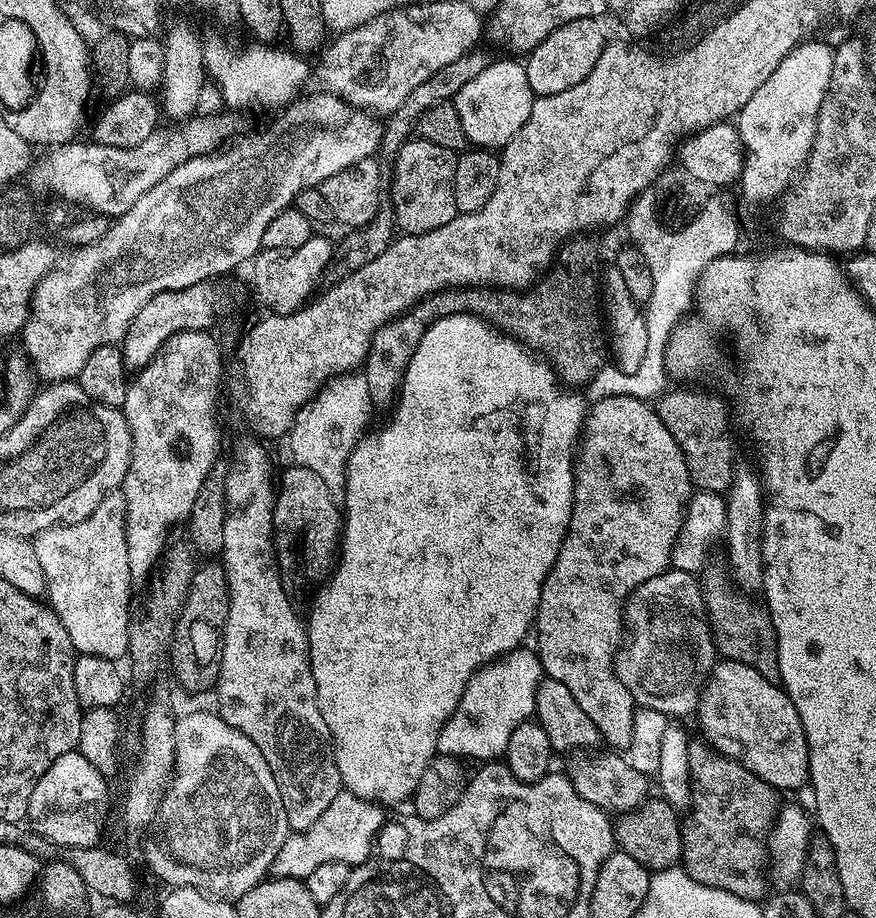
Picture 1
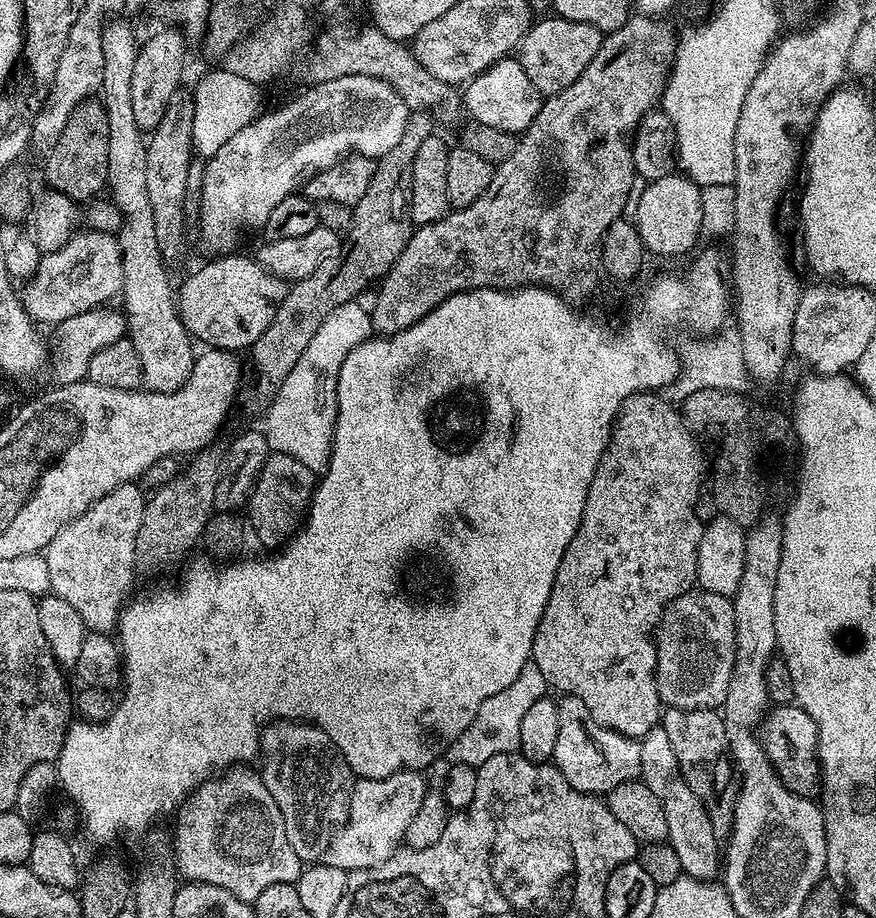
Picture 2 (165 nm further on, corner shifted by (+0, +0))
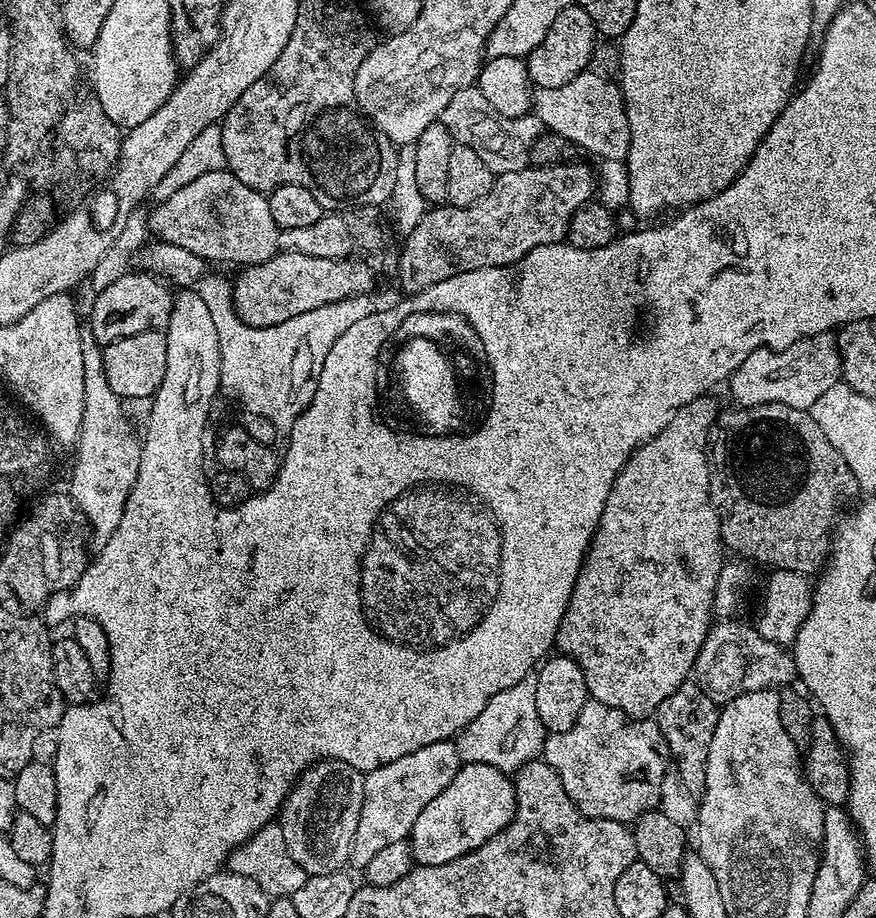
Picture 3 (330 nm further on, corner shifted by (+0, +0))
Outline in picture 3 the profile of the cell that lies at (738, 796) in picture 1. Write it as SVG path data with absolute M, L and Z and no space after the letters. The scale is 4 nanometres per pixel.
M685 682L682 686L678 686L678 690L674 690L674 694L670 694L670 698L666 698L666 702L662 702L662 706L658 706L658 710L654 713L656 725L662 730L662 738L666 738L668 754L678 778L682 778L686 790L690 790L690 794L697 798L704 795L706 754L710 754L710 738L714 738L714 726L718 726L719 717L718 705L695 682Z

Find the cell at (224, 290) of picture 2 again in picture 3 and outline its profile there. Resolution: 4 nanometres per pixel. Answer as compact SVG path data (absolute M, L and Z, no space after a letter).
M279 251L269 261L245 267L240 277L232 284L232 305L236 308L243 324L251 328L278 326L278 322L286 322L290 318L298 318L298 314L306 314L310 310L318 310L318 306L330 306L330 302L342 302L351 296L366 296L376 284L376 276L368 264L357 258L310 258L310 254L294 254Z

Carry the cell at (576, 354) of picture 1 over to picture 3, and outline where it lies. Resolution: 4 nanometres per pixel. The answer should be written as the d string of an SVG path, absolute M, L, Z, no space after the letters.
M565 162L563 164L542 164L539 166L529 166L527 168L519 168L513 172L501 172L492 181L492 188L482 198L478 198L478 202L474 202L470 206L462 206L461 208L453 208L451 206L432 206L424 213L421 221L414 226L412 232L403 237L404 249L400 252L400 261L396 264L396 276L400 279L400 284L405 288L405 293L421 292L430 286L434 286L434 282L442 282L445 278L454 278L454 274L462 274L466 270L482 270L490 266L506 266L518 262L530 250L534 250L538 246L546 246L547 244L559 244L568 235L568 227L570 226L570 218L574 216L577 210L583 204L589 203L593 199L594 193L598 188L597 173L594 168L588 164L576 164L577 162Z

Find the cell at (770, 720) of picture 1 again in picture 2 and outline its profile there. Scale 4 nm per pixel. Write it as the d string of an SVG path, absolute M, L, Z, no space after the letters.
M782 704L773 707L765 715L759 729L760 745L766 750L772 765L776 768L778 778L794 794L809 798L819 797L820 755L818 754L818 730L814 726L814 718L806 714L796 704Z

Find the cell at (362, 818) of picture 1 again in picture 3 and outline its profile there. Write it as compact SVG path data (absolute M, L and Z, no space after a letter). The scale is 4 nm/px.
M452 740L434 742L398 758L386 766L378 766L364 778L362 814L358 814L358 830L354 830L354 842L350 846L348 864L362 870L370 858L375 858L386 846L399 840L408 840L412 835L418 814L426 810L426 802L434 802L462 767L462 761Z

